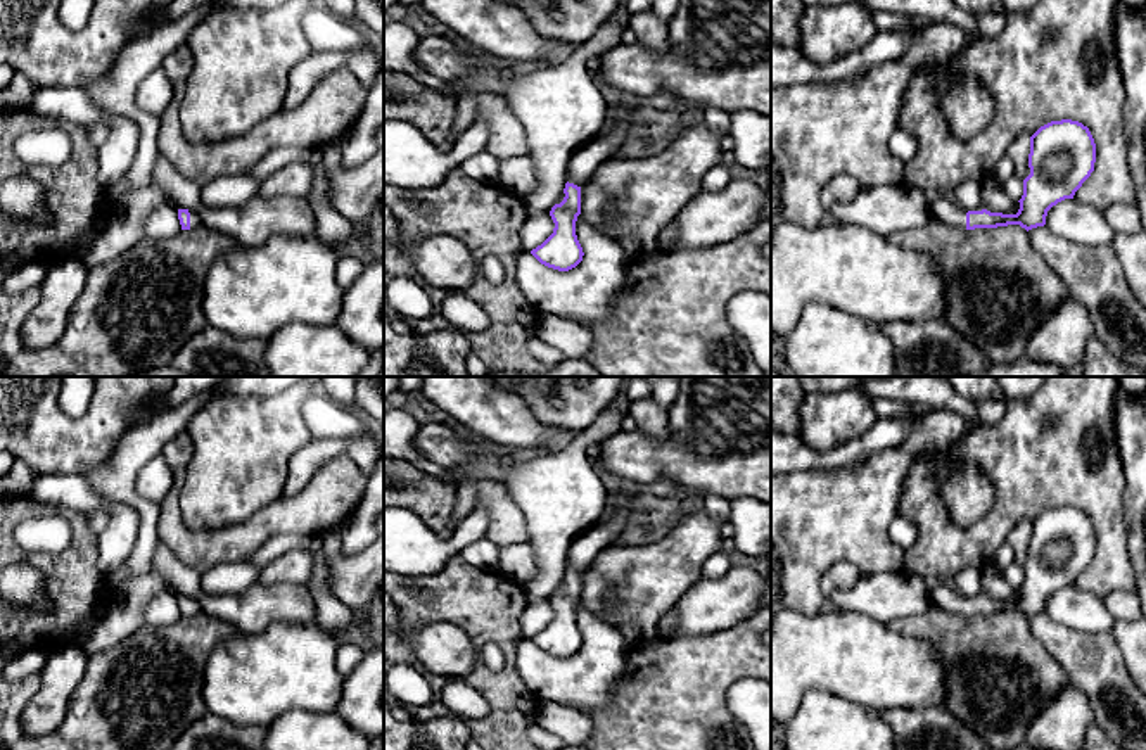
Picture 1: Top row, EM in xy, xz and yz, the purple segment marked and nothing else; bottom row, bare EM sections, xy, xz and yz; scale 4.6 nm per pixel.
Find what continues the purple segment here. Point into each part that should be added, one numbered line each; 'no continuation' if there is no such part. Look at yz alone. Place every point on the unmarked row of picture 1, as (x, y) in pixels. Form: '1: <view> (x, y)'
1: yz (946, 598)

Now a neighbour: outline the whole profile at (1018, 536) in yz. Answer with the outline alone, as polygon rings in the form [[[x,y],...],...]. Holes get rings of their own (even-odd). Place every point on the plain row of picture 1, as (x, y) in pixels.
[[[1020,520],[1008,534],[1008,543],[1013,546],[1016,562],[1023,562],[1025,555],[1028,551],[1028,541],[1030,541],[1030,522]]]

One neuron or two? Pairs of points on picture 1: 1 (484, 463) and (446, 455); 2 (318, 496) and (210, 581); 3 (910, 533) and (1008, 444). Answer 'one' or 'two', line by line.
1: one
2: two
3: two

